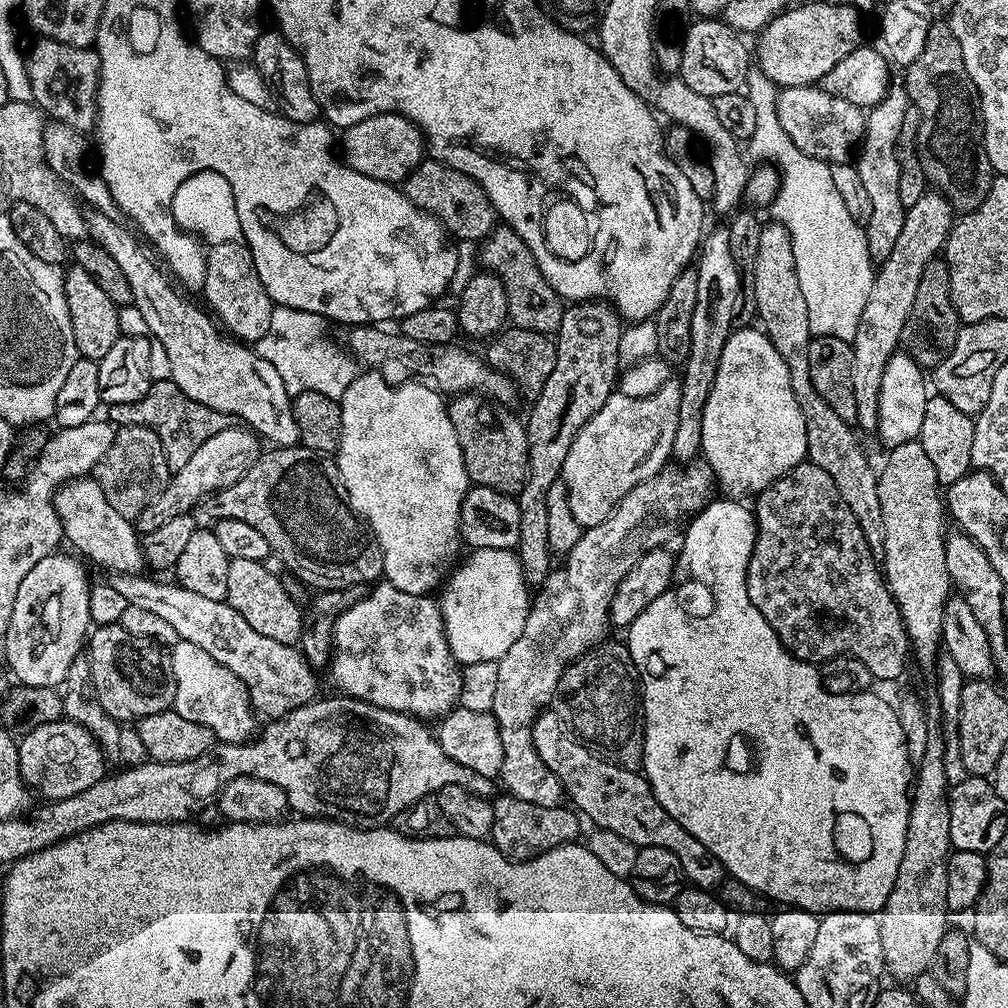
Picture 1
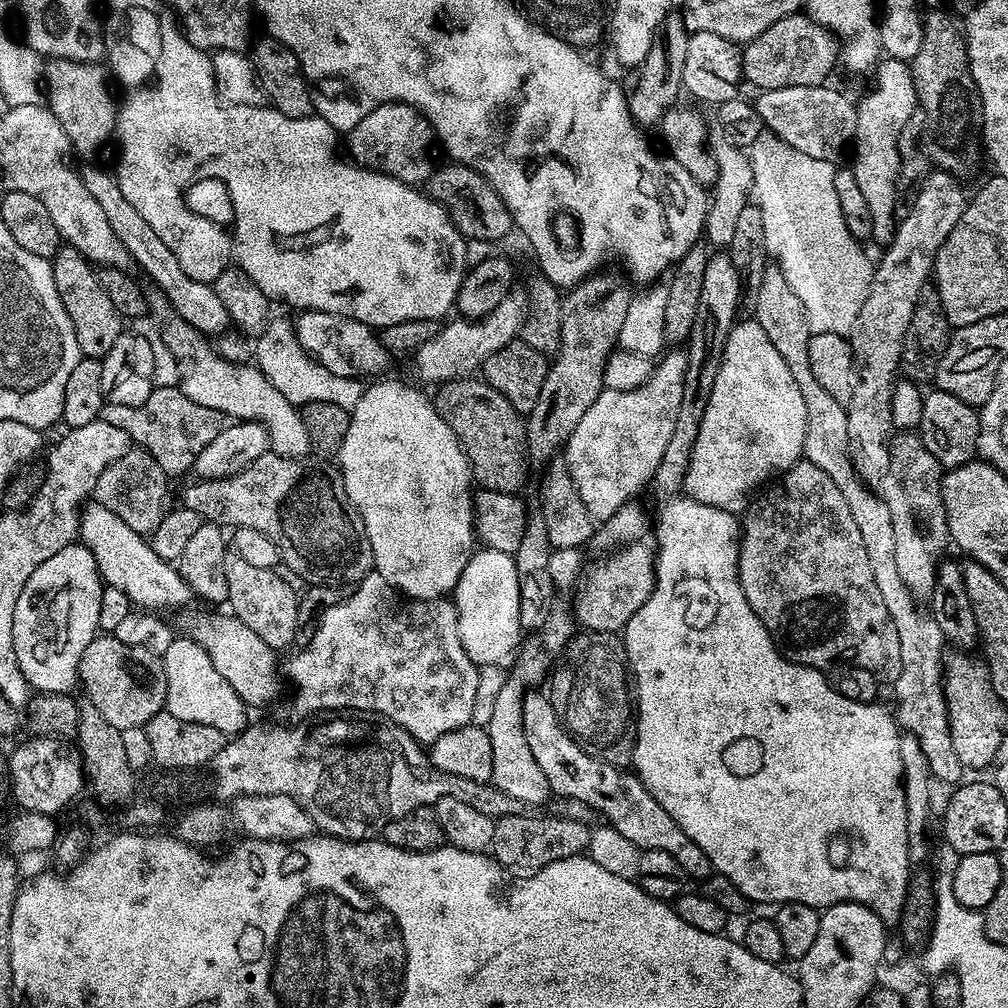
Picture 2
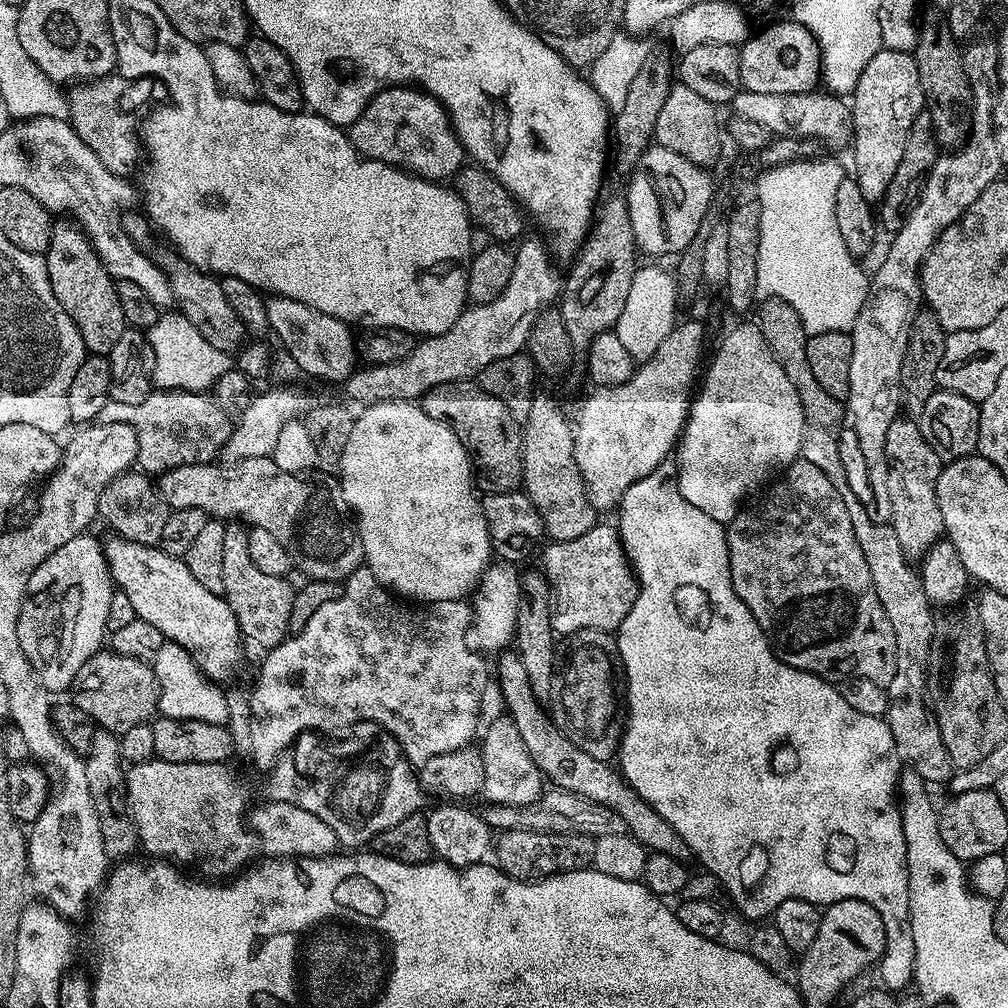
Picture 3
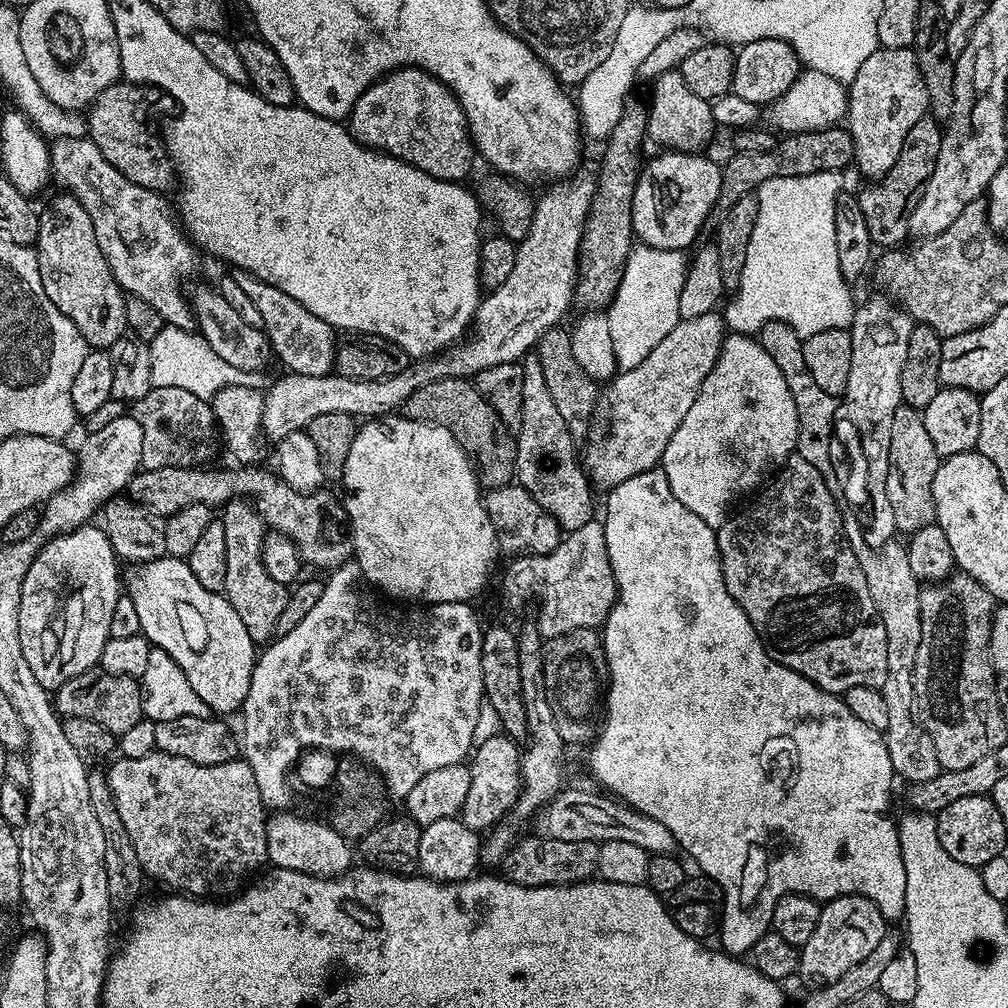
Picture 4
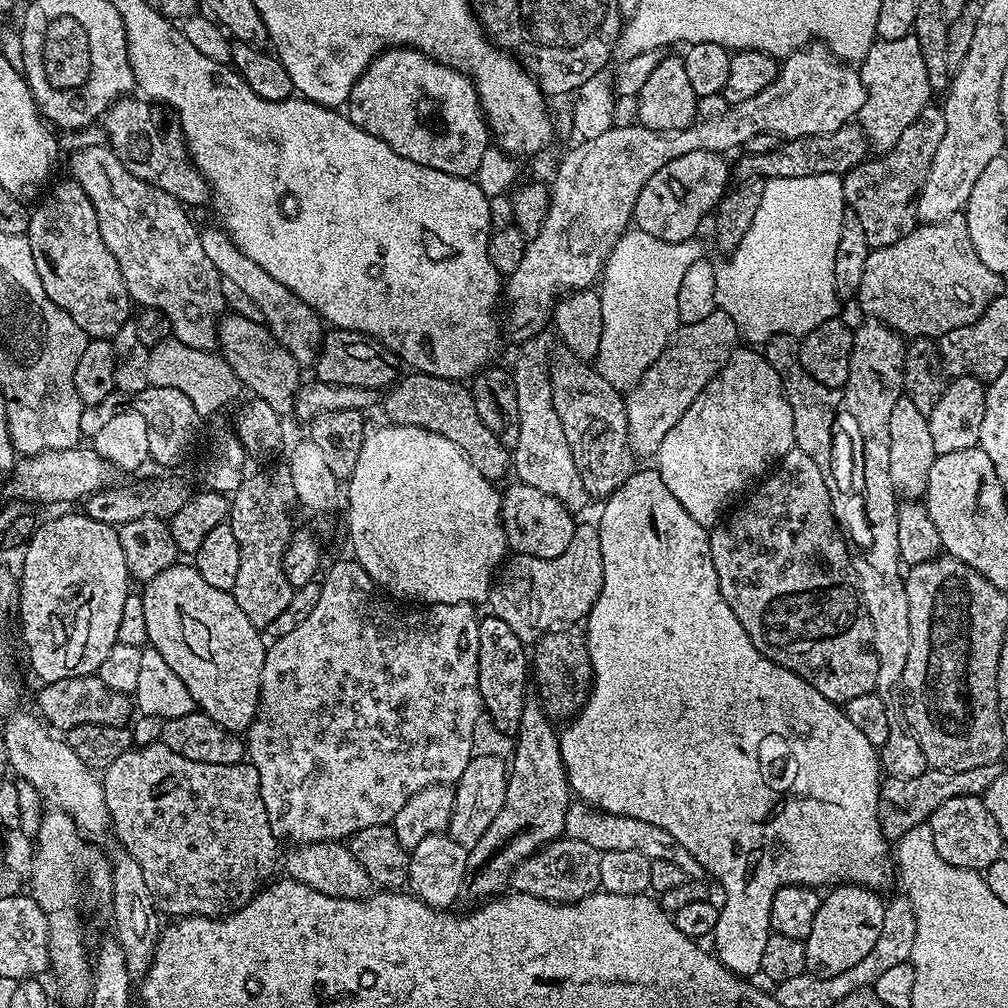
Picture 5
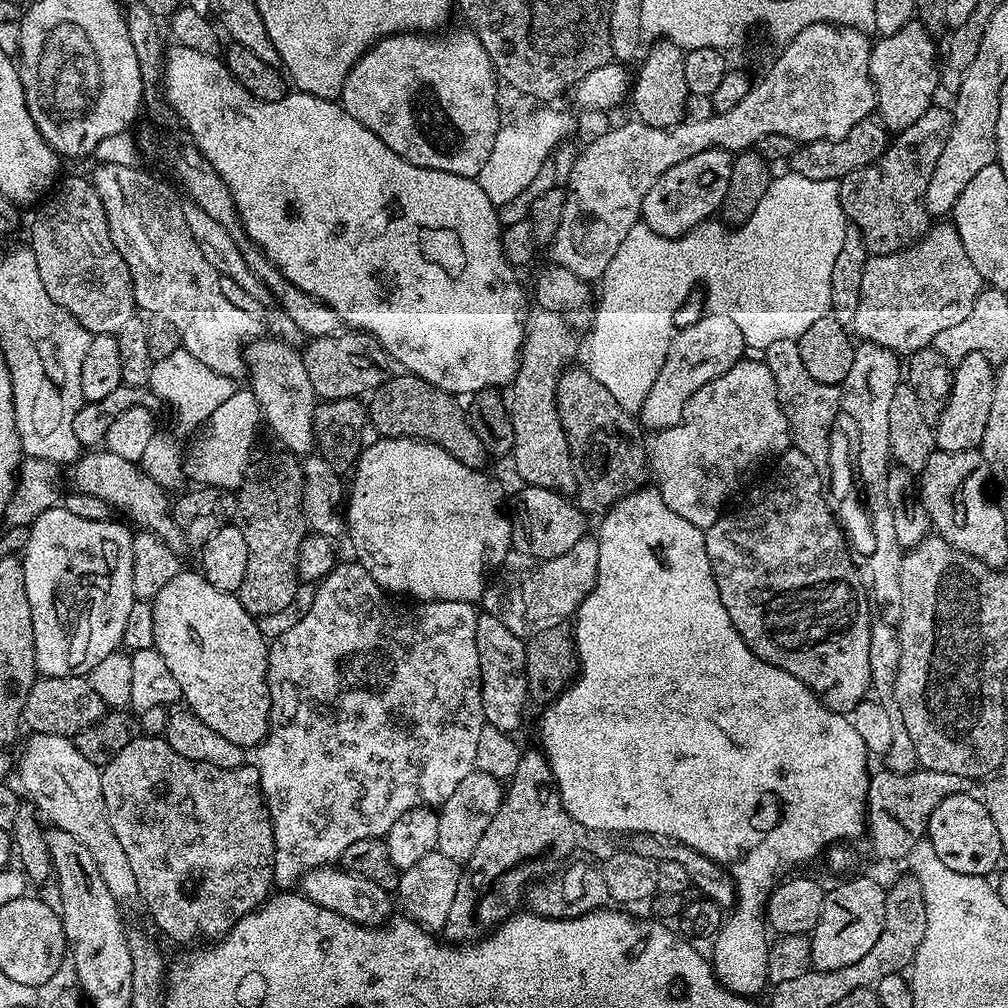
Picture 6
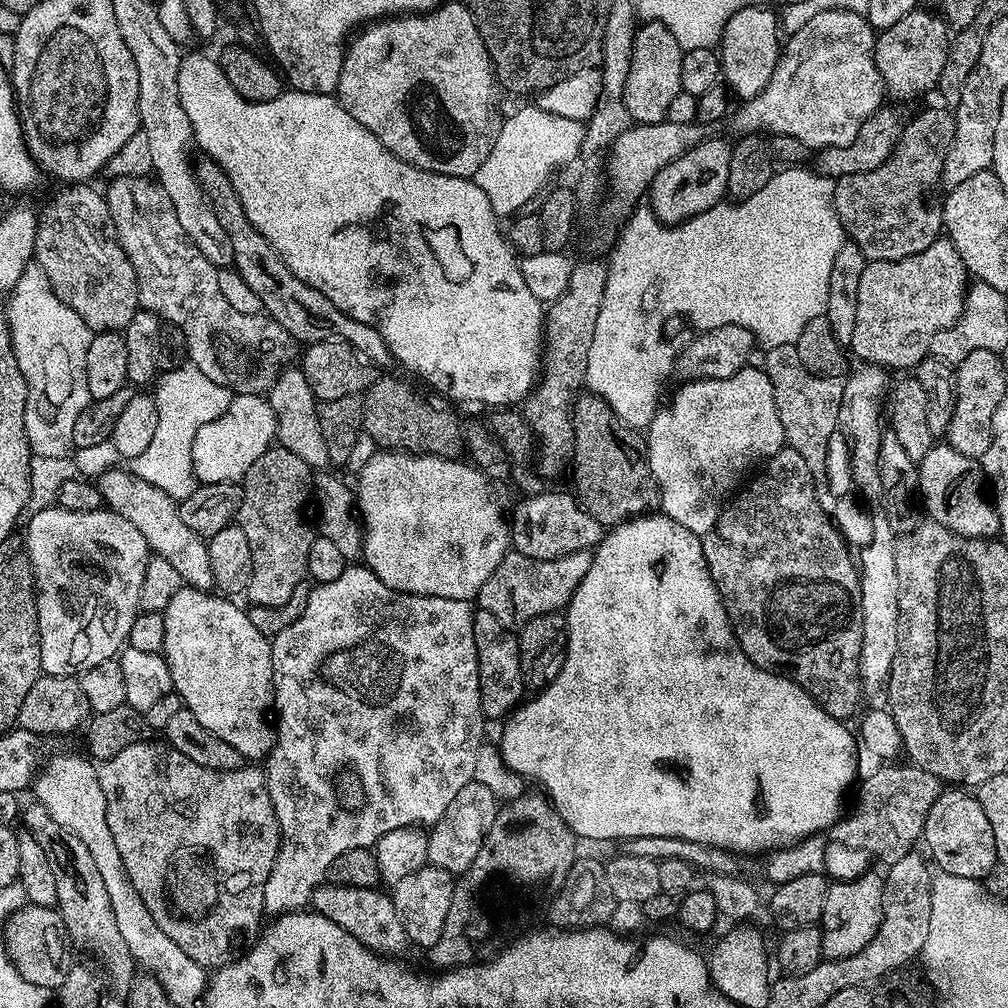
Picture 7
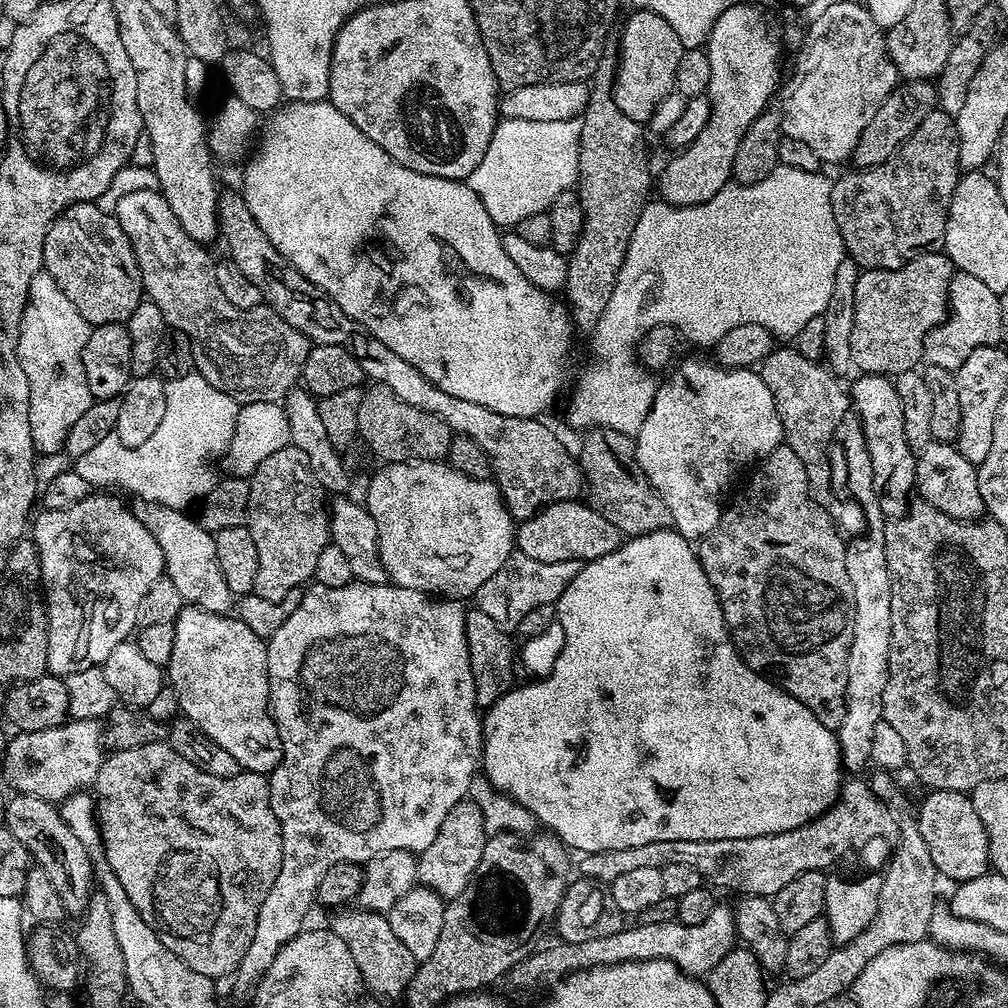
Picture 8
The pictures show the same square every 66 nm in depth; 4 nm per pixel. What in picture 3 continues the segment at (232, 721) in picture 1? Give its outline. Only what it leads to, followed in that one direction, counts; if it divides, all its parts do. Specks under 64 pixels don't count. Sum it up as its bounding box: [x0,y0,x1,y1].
[151,642,228,725]

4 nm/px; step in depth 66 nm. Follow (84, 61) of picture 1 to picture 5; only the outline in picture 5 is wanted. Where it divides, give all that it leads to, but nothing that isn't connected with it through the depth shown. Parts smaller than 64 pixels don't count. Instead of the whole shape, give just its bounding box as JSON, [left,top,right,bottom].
[102,94,212,206]

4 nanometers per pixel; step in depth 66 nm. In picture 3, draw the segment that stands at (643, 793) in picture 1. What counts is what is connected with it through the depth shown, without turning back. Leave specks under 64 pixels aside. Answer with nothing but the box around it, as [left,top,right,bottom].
[494,650,693,862]

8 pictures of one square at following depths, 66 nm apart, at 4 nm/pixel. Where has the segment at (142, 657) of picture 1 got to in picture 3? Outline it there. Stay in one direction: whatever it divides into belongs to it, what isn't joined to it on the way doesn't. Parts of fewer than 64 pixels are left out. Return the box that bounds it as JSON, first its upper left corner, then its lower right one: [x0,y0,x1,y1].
[70,650,160,734]

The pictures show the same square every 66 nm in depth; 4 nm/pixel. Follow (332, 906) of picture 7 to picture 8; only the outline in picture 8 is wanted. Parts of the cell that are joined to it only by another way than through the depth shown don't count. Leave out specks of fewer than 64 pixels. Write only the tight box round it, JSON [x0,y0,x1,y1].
[330,908,418,997]

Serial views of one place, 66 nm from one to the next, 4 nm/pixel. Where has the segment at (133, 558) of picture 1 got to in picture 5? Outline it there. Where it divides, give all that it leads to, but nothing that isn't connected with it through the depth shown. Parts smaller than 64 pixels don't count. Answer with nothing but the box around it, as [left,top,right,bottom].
[143,562,266,734]

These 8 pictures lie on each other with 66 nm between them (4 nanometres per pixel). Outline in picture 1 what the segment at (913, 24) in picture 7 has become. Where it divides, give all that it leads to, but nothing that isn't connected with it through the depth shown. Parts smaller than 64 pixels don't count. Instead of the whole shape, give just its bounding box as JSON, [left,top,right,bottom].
[854,86,909,262]

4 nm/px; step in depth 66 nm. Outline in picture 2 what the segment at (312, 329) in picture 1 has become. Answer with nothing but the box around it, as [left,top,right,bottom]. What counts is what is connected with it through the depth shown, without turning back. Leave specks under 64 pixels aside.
[255,319,365,410]

